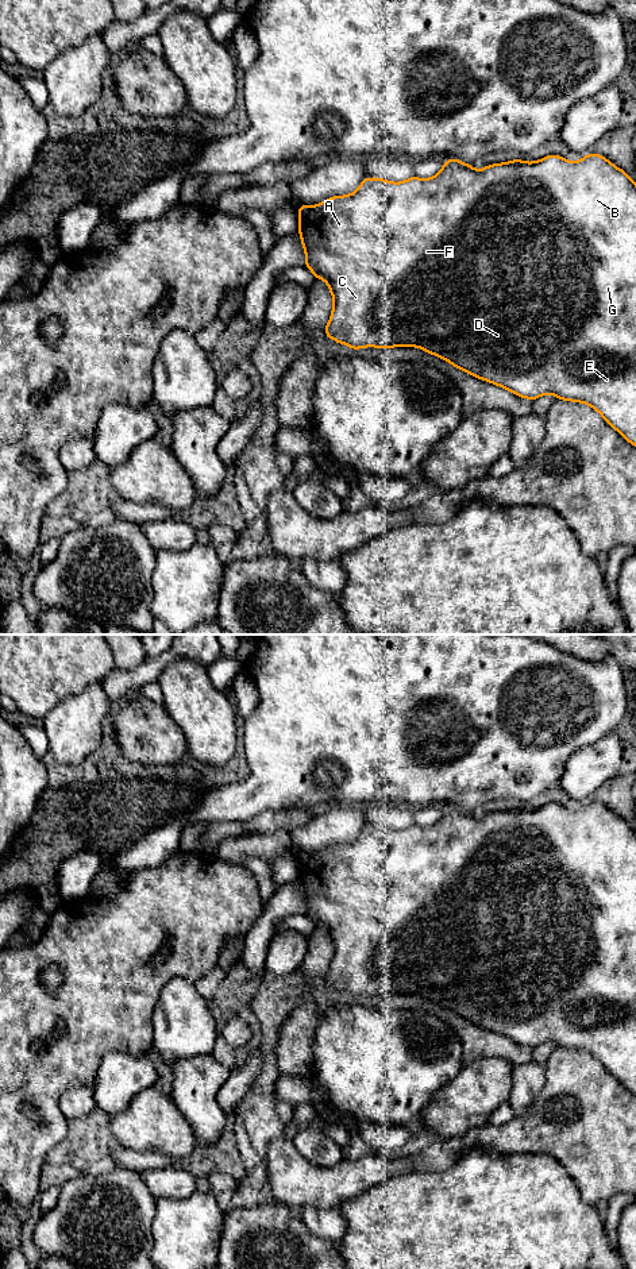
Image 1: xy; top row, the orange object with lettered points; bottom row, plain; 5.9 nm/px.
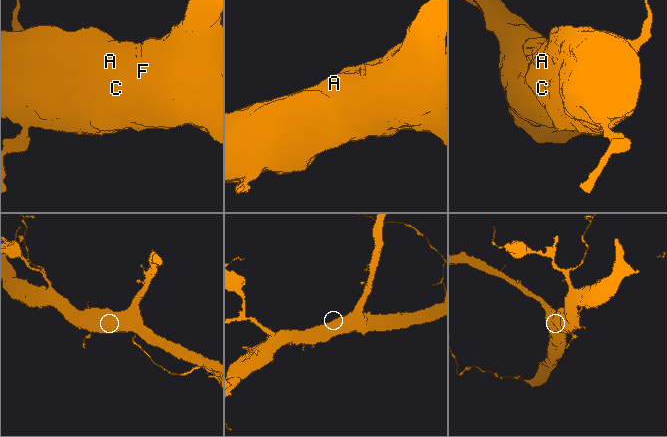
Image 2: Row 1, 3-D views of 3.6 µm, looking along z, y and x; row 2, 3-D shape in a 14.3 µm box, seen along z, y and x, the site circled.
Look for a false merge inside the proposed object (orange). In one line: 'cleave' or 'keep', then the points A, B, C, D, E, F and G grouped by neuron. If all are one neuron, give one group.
keep | A B C D E F G

